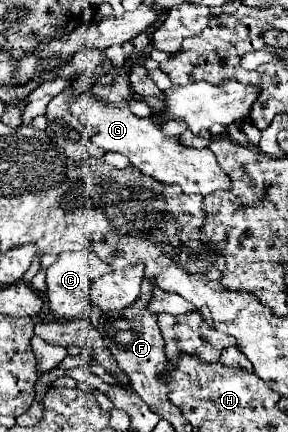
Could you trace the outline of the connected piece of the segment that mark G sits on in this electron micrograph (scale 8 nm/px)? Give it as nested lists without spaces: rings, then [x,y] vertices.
[[[81,95],[71,103],[69,111],[79,117],[79,121],[95,131],[93,141],[105,151],[117,151],[129,157],[129,161],[143,173],[159,179],[163,183],[179,183],[183,193],[195,193],[207,197],[215,191],[227,191],[231,181],[227,173],[217,167],[215,155],[209,149],[189,149],[177,141],[157,135],[157,121],[153,117],[141,119],[129,111],[129,107],[111,107],[103,101],[95,101],[89,95]]]

